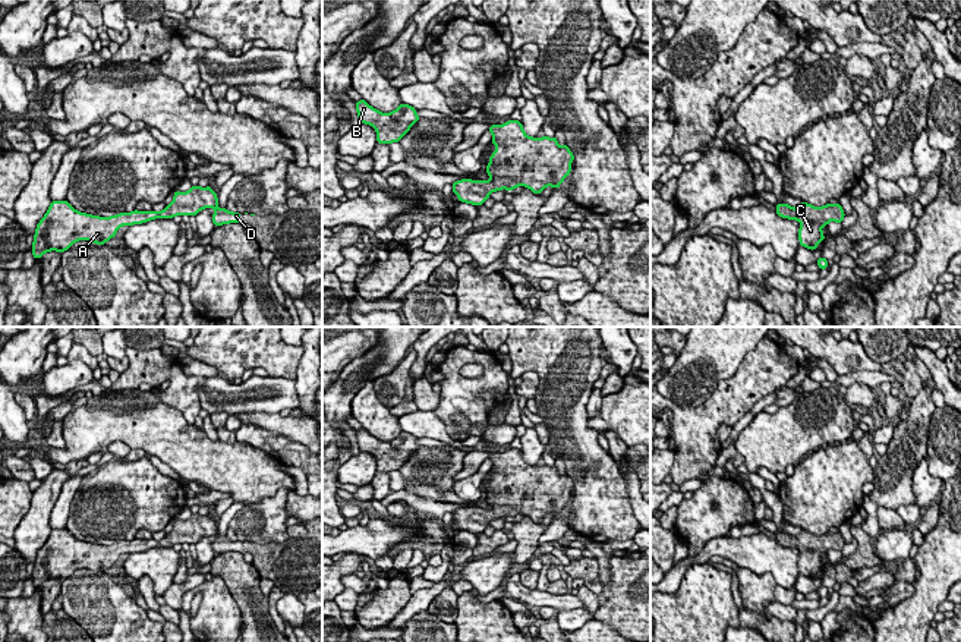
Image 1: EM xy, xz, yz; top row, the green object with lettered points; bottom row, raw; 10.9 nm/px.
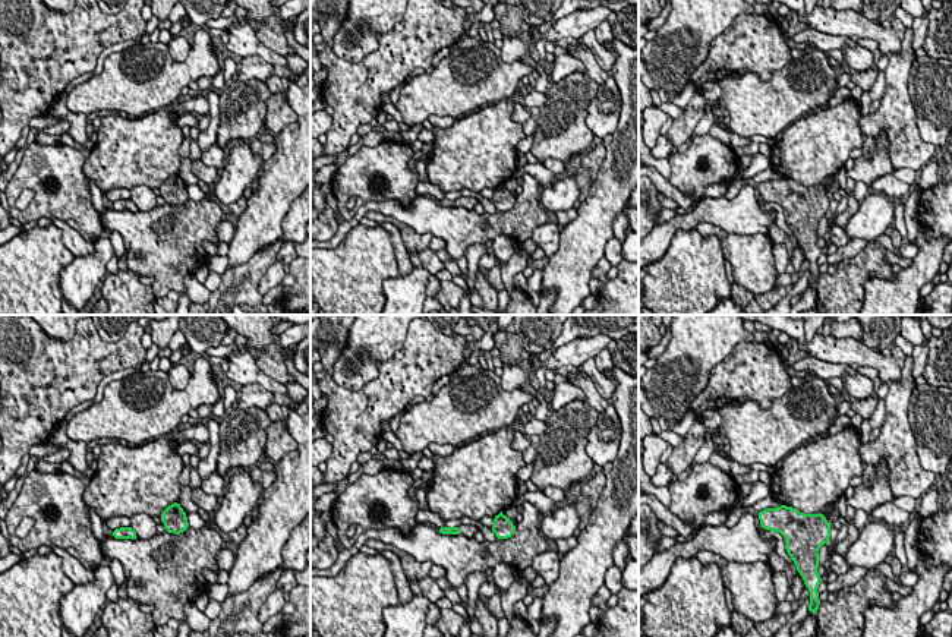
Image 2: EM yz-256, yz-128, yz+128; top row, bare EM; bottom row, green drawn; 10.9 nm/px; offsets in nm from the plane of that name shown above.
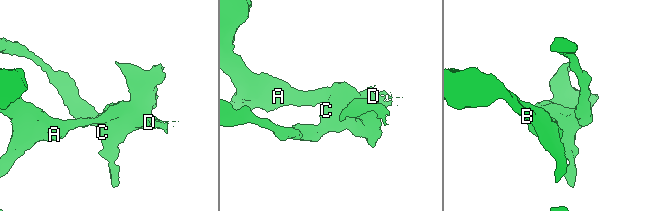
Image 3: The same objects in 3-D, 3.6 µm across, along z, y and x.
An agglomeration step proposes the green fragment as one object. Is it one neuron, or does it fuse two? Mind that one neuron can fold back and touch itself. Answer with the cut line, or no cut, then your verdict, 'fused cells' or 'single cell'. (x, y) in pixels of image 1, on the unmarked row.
no cut | single cell

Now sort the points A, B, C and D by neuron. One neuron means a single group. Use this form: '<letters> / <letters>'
A B C D

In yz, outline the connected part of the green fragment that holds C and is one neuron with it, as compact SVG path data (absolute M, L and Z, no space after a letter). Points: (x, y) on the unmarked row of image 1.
M779 531L776 542L782 547L797 548L801 553L798 557L800 573L812 579L816 579L816 575L825 569L822 556L828 554L829 550L842 551L845 545L839 532L826 532L816 536L807 531L801 531L797 536Z

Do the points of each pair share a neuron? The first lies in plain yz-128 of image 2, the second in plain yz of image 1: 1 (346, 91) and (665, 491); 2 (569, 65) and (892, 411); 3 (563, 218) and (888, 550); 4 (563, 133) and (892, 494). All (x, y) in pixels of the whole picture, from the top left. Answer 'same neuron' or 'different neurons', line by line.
1: different neurons
2: same neuron
3: different neurons
4: same neuron

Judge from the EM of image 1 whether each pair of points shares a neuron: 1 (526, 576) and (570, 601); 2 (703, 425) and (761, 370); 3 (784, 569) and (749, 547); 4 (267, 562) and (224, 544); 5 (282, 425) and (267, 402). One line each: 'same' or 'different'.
1: different
2: same
3: same
4: same
5: different

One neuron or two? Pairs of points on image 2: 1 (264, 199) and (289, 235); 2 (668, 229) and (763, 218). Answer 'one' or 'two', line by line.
1: two
2: one

